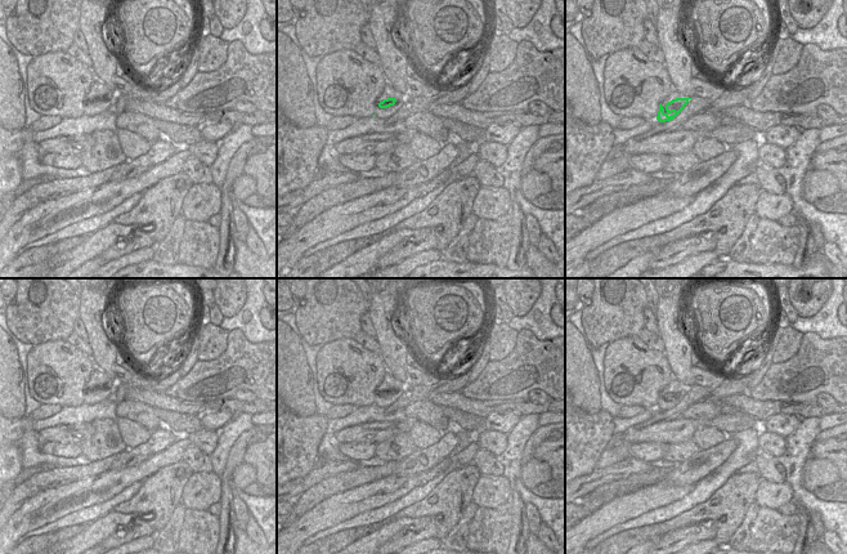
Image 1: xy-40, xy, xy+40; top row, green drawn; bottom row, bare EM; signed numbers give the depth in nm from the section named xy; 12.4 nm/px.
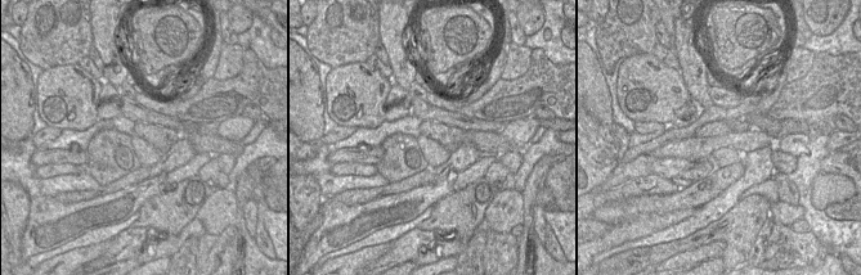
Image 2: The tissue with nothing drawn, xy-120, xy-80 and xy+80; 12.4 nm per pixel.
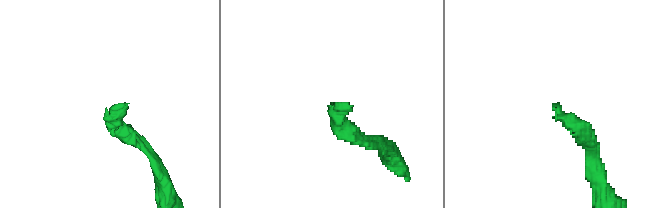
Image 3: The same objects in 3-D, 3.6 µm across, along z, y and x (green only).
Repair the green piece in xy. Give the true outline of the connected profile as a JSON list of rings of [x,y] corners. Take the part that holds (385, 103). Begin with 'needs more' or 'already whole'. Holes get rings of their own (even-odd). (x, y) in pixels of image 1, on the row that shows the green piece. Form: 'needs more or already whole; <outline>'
needs more; [[[389,82],[385,85],[384,91],[375,102],[375,112],[380,119],[391,117],[404,103],[405,97],[396,91]]]

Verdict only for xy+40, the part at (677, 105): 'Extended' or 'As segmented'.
Extended.

